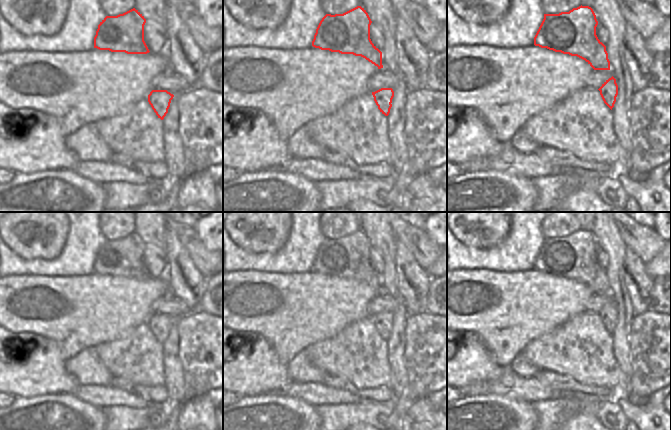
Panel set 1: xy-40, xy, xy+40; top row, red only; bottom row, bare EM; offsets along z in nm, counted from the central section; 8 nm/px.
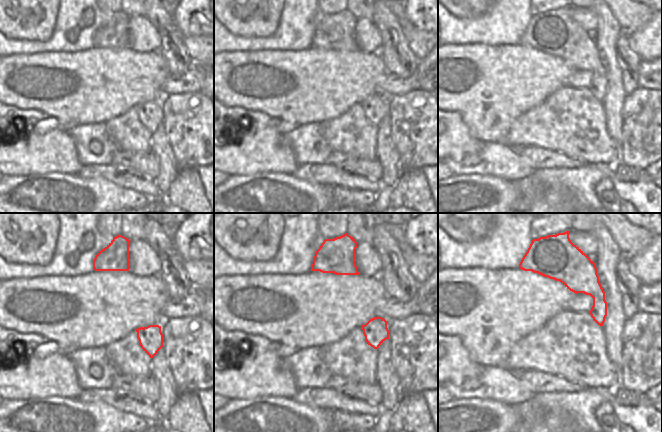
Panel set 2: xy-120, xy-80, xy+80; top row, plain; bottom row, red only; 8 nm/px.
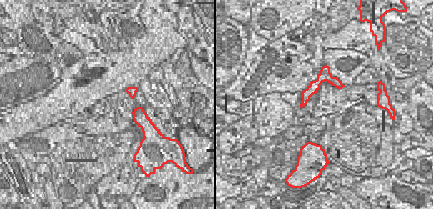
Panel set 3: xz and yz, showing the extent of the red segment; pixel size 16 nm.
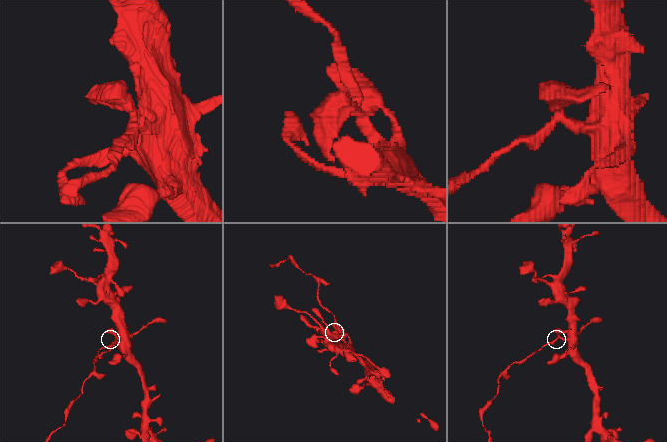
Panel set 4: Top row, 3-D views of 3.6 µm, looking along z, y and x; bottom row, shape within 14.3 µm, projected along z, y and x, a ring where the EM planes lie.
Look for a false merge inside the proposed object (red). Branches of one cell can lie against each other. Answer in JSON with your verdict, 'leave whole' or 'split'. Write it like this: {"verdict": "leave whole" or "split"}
{"verdict": "split"}

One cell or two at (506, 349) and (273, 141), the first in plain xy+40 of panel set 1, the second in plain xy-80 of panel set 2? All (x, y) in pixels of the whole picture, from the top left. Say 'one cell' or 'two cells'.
two cells

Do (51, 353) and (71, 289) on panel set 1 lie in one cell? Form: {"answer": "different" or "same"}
{"answer": "different"}

